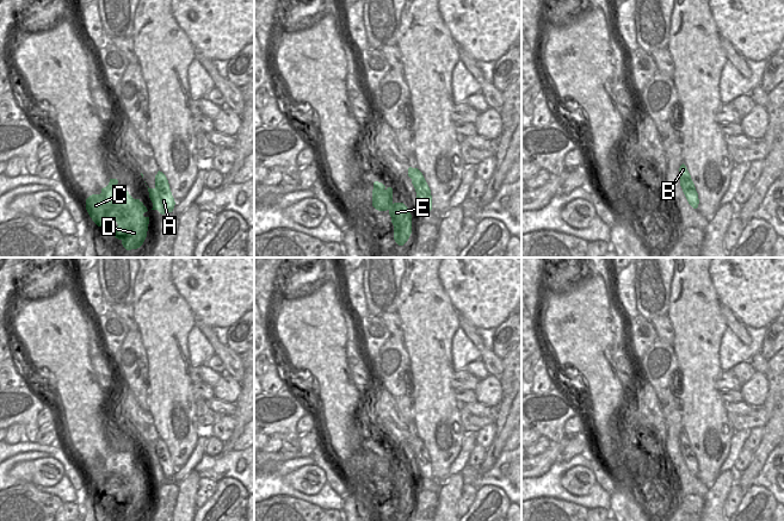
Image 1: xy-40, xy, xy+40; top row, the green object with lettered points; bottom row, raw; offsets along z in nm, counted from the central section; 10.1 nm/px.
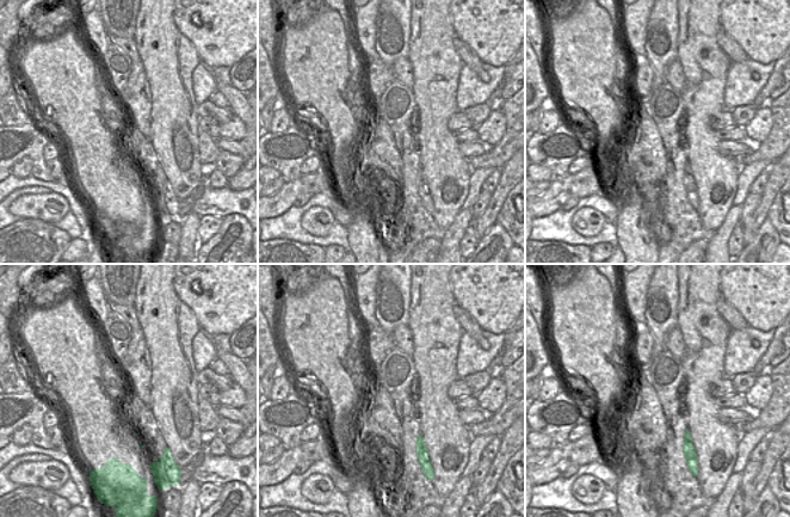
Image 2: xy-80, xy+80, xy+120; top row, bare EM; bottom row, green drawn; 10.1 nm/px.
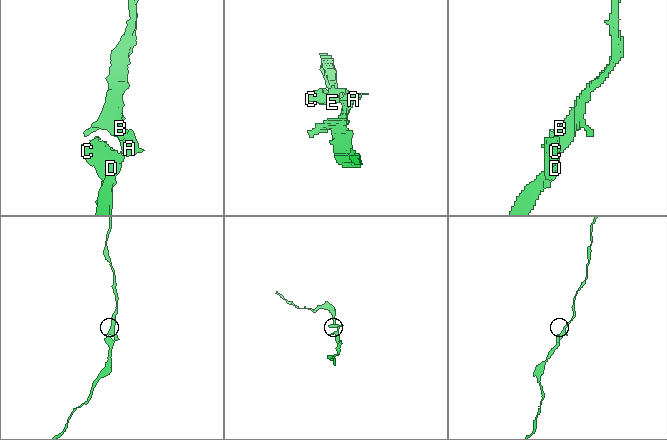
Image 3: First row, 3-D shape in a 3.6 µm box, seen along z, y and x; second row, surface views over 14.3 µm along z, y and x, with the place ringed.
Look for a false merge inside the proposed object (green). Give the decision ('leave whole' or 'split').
leave whole

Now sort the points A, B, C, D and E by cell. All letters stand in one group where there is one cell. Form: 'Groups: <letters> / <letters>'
Groups: A B C D E

